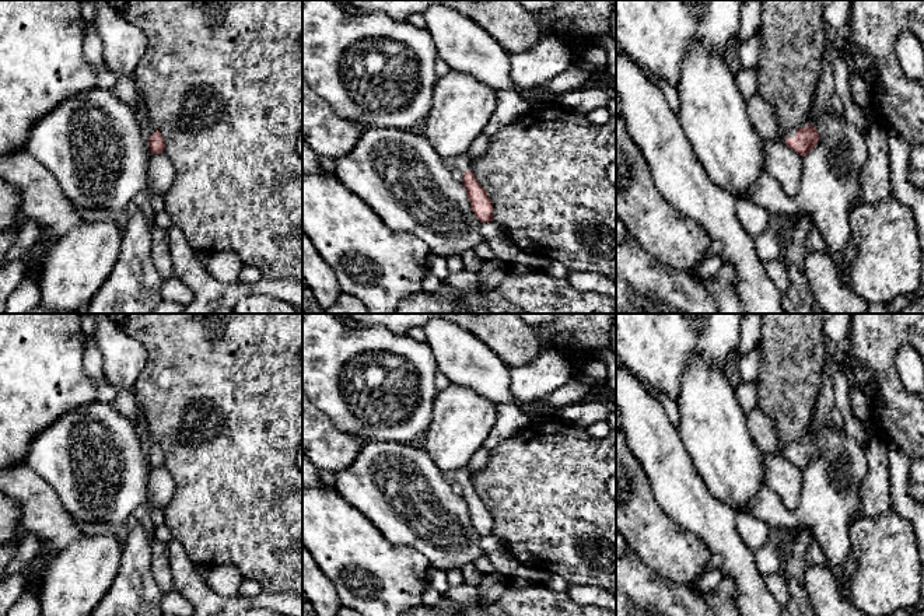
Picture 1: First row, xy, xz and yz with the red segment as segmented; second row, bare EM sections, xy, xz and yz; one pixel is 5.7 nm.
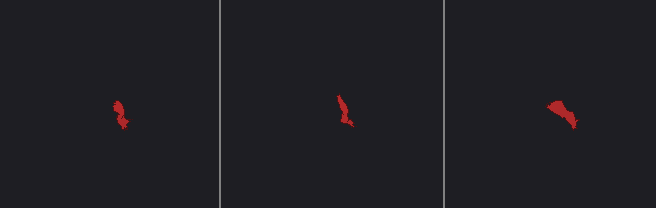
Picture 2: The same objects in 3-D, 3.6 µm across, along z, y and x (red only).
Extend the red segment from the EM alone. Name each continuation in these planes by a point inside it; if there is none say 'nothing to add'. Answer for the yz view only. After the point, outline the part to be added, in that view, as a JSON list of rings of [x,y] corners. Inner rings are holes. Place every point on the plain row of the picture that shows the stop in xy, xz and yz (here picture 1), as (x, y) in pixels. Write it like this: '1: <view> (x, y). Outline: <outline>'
1: yz (762, 427). Outline: [[[759,407],[749,412],[746,417],[750,435],[763,452],[785,458],[787,451],[795,449],[795,442],[783,448],[778,447],[778,435],[774,420]]]

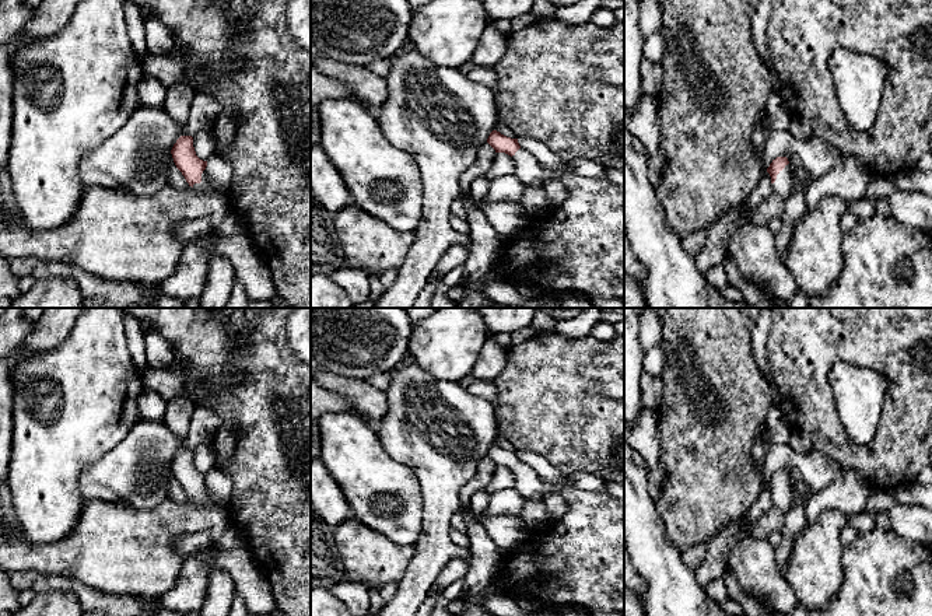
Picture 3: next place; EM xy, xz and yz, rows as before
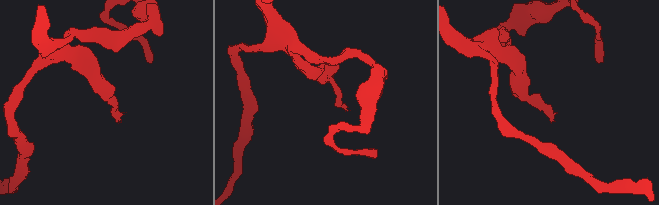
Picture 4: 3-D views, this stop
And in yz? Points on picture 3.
1: yz (787, 494). Outline: [[[788,477],[777,489],[772,501],[775,507],[778,507],[782,512],[786,512],[796,501],[803,501],[806,504],[813,493],[814,491],[807,486],[805,480],[795,486],[792,479]]]

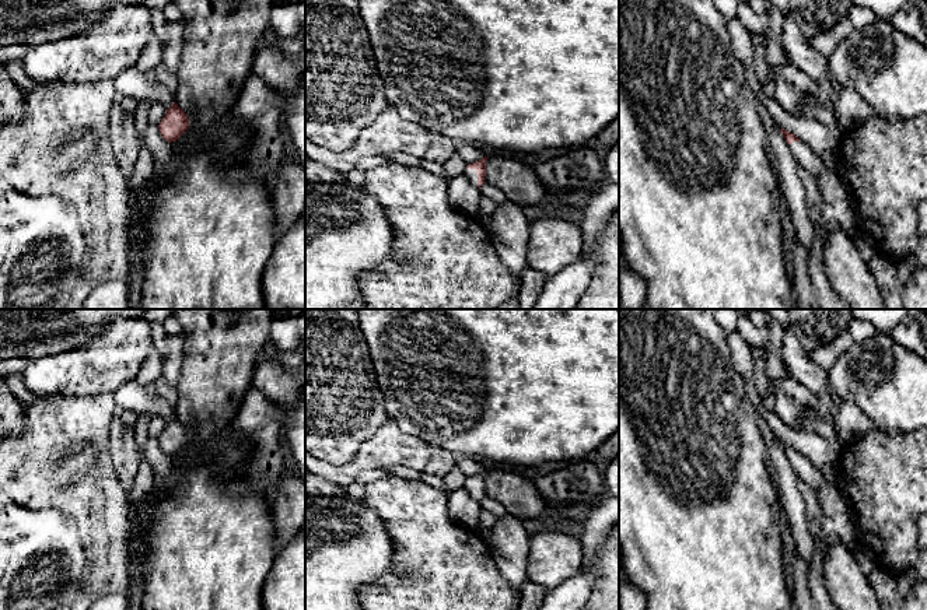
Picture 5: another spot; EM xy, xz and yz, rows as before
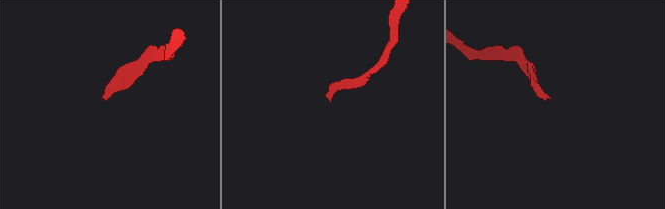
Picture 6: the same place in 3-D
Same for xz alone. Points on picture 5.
1: xz (471, 487). Outline: [[[465,483],[464,488],[468,490],[469,495],[473,498],[473,499],[478,499],[478,487],[475,483]]]

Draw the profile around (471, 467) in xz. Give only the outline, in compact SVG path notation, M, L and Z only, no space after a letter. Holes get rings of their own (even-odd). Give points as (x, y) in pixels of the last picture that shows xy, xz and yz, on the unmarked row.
M461 453L455 455L455 466L459 467L466 474L466 477L476 476L485 470L480 463Z

